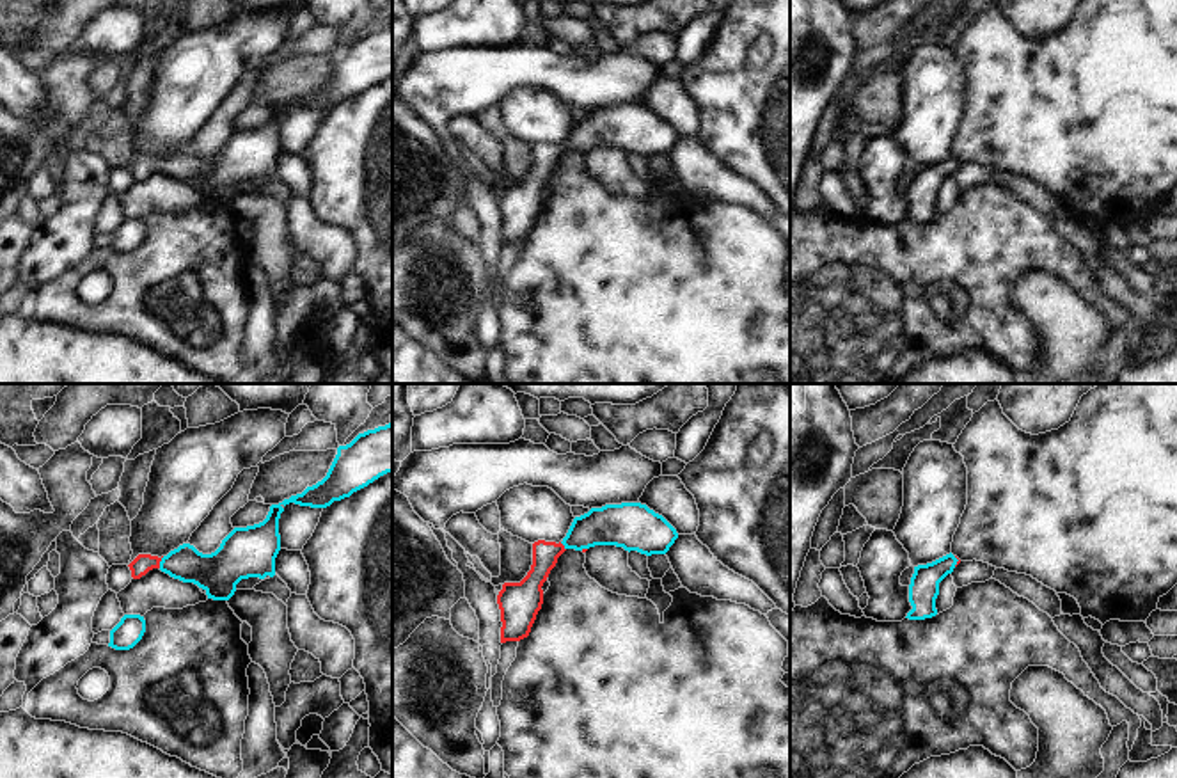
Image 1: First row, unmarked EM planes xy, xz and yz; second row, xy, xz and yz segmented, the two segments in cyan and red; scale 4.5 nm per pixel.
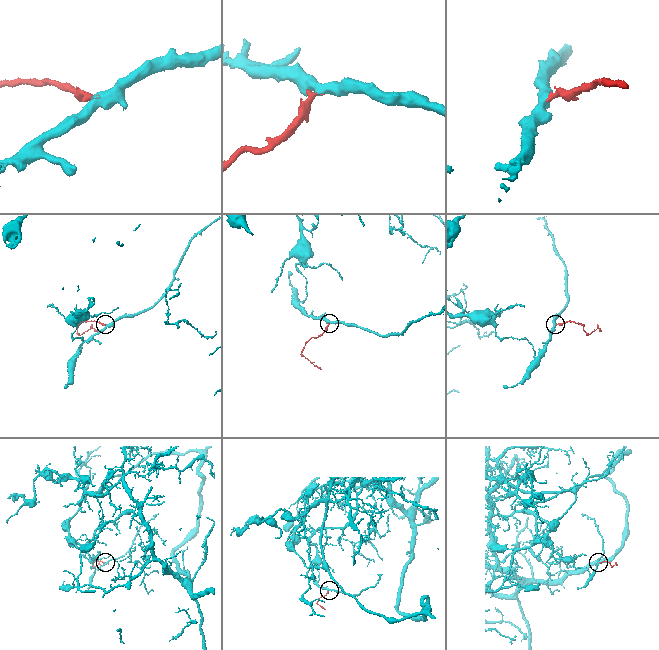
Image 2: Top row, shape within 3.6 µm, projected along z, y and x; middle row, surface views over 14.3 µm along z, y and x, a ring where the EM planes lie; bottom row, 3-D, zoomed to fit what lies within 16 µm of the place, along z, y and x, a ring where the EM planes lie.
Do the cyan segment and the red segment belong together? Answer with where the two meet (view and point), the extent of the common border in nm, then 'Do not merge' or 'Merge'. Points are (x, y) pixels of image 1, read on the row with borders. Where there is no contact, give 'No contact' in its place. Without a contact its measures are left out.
Touches cyan at xy (160, 562). Shared border 60 nm. Merge

